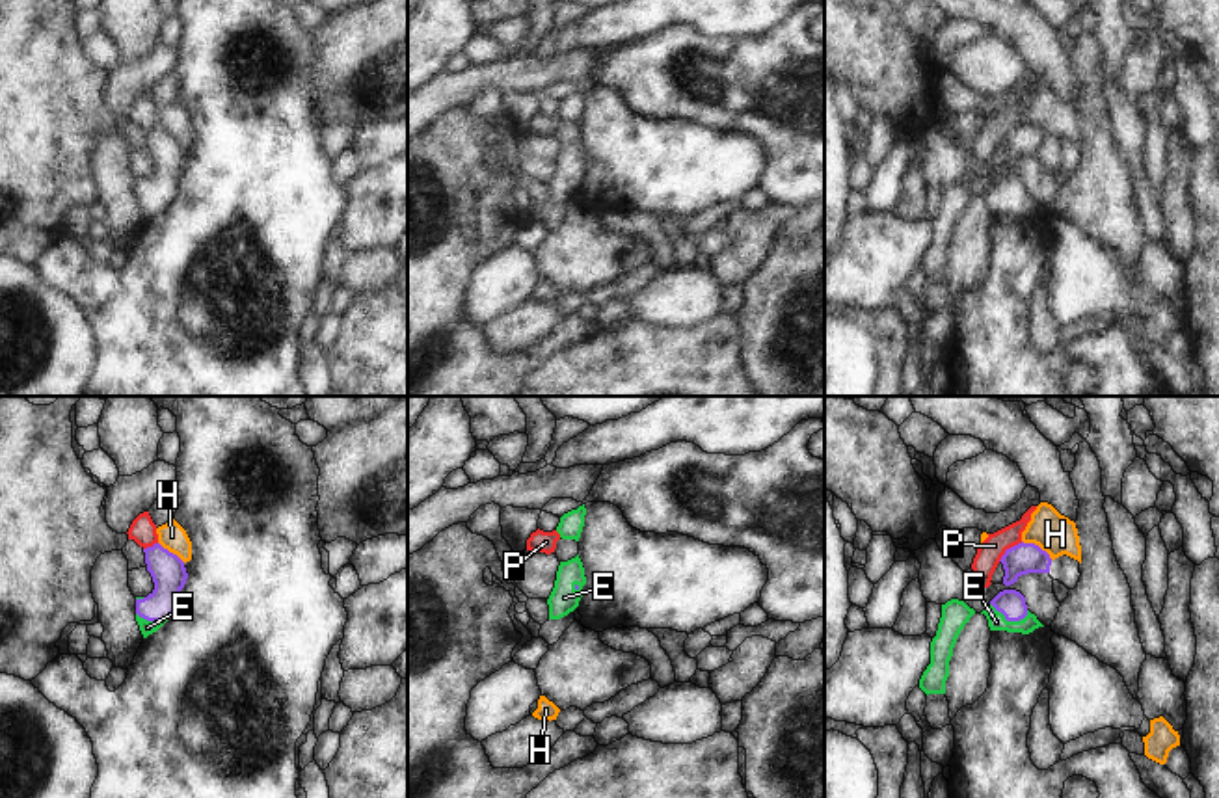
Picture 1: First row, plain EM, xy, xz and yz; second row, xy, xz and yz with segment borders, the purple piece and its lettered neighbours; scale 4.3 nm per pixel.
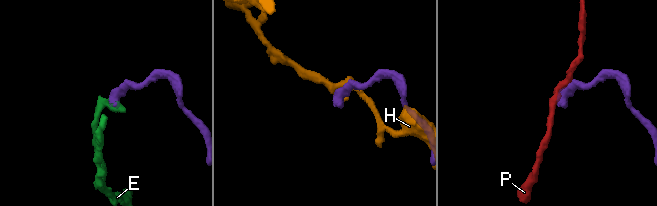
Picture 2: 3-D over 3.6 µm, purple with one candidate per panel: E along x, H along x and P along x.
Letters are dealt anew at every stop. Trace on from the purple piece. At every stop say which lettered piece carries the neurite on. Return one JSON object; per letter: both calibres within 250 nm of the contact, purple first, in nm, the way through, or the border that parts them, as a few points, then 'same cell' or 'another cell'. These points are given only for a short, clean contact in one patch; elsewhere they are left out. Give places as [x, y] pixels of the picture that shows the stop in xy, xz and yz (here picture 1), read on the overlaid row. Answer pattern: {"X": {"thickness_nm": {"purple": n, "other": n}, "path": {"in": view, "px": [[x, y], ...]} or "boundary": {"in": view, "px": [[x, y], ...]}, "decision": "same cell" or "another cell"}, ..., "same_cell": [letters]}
{"E": {"thickness_nm": {"purple": 120, "other": 70}, "path": {"in": "yz", "px": [[1011, 603], [1009, 620], [996, 622]]}, "decision": "same cell"}, "H": {"thickness_nm": {"purple": 140, "other": 170}, "decision": "another cell"}, "P": {"thickness_nm": {"purple": 140, "other": 110}, "boundary": {"in": "yz", "px": [[1022, 542], [1009, 547], [998, 560]]}, "decision": "another cell"}, "same_cell": ["E"]}

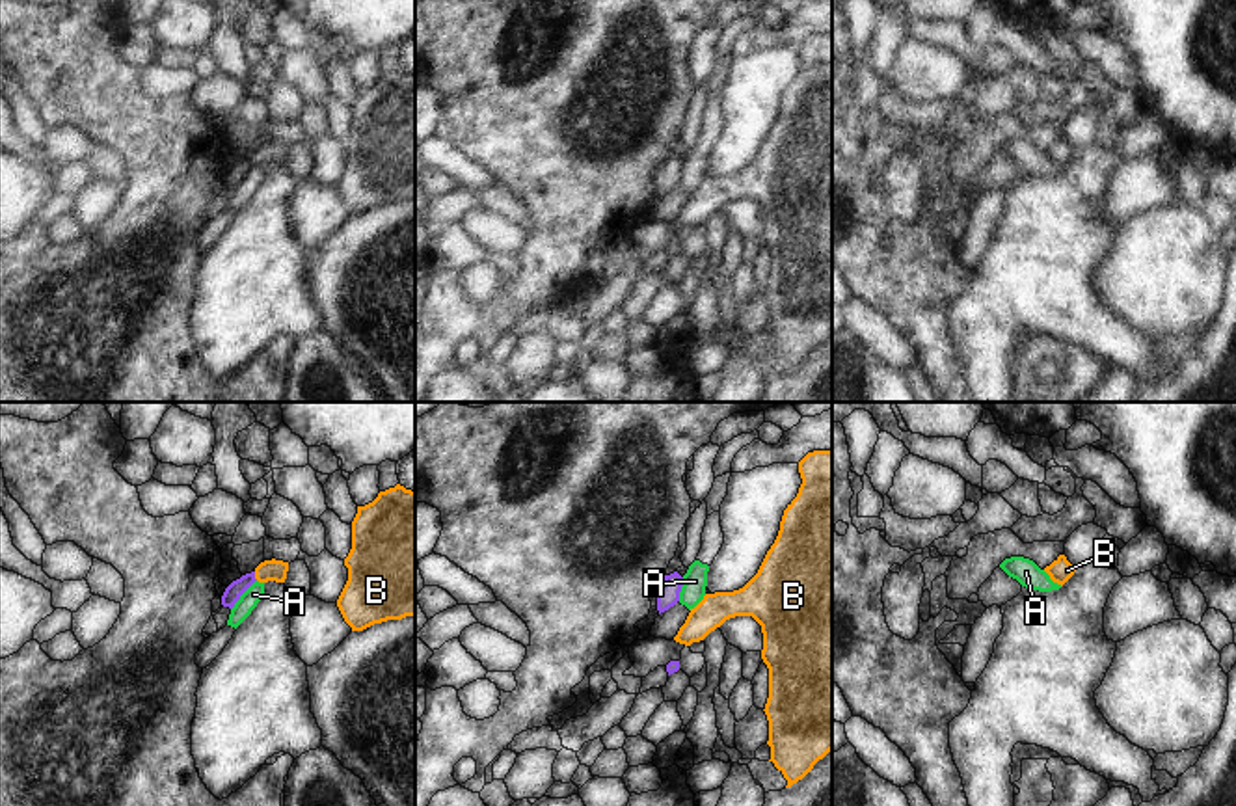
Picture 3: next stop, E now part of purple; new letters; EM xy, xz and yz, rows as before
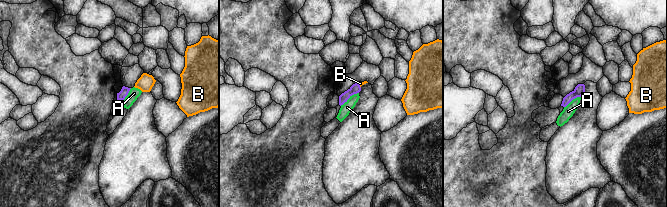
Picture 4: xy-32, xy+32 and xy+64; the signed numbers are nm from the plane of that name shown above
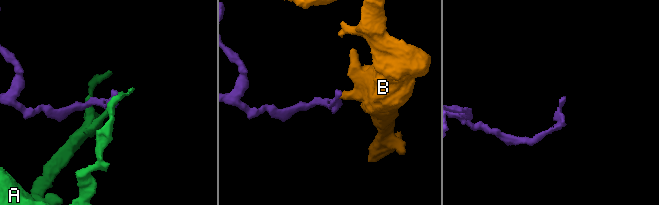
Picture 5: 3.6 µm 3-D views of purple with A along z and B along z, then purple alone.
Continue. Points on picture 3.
{"A": {"thickness_nm": {"purple": 70, "other": 80}, "decision": "another cell"}, "B": {"thickness_nm": {"purple": 70, "other": 100}, "path": {"in": "xy", "px": [[233, 592], [254, 576], [270, 570]]}, "decision": "same cell"}, "same_cell": ["B"]}

